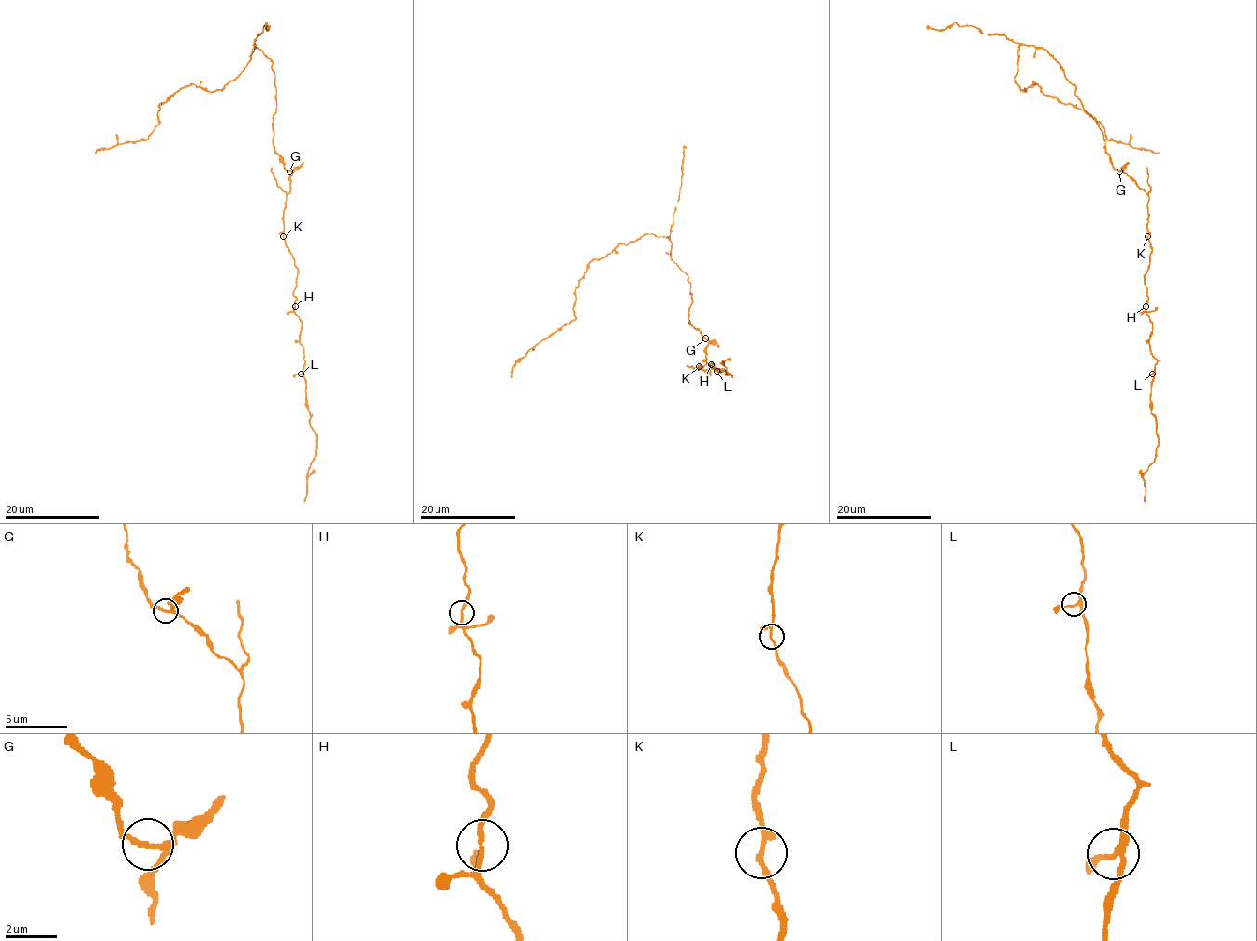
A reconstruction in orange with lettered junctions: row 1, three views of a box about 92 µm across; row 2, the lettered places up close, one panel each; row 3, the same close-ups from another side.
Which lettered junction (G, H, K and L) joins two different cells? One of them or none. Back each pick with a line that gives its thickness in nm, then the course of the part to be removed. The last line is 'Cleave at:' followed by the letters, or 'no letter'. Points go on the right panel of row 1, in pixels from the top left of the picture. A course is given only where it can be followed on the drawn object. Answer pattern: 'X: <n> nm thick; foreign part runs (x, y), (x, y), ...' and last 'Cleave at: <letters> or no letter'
Cleave at: no letter

